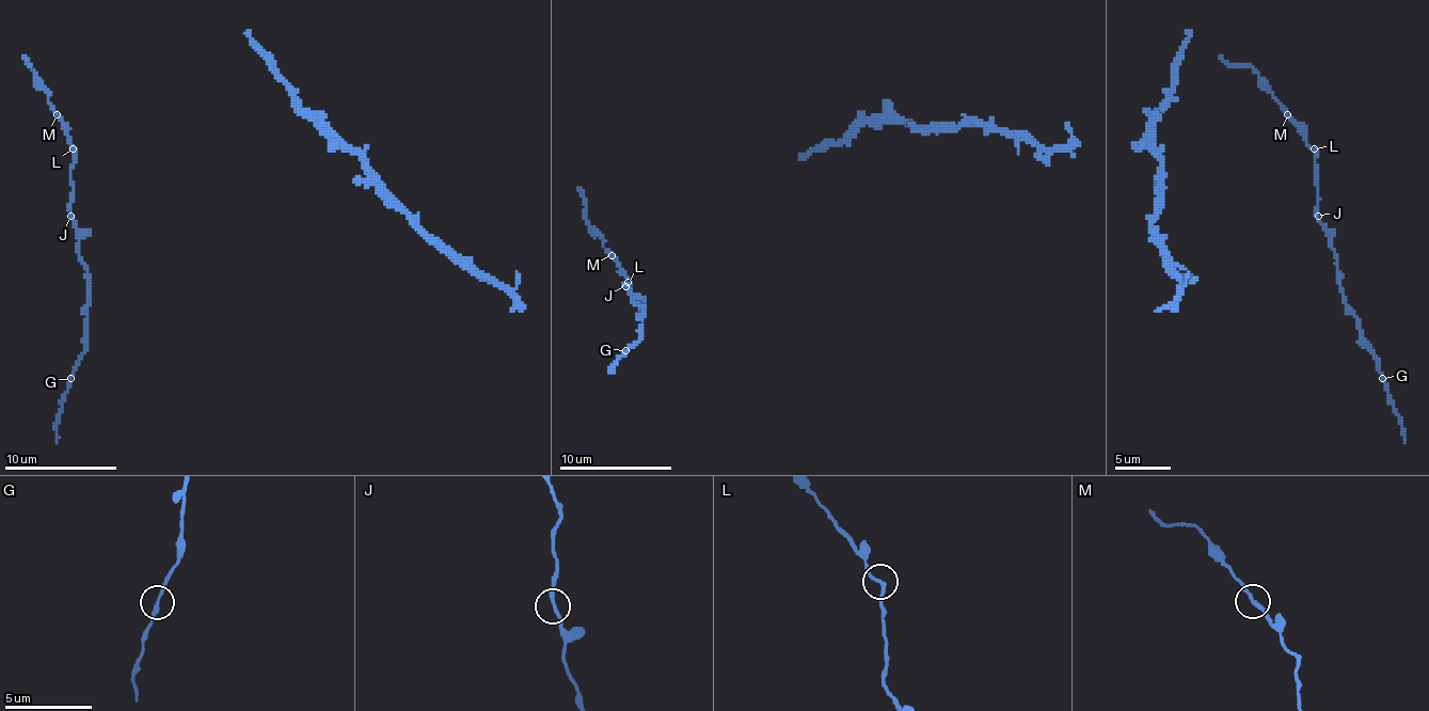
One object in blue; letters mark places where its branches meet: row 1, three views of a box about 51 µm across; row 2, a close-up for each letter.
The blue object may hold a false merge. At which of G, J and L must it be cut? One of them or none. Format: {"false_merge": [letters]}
{"false_merge": ["L"]}

